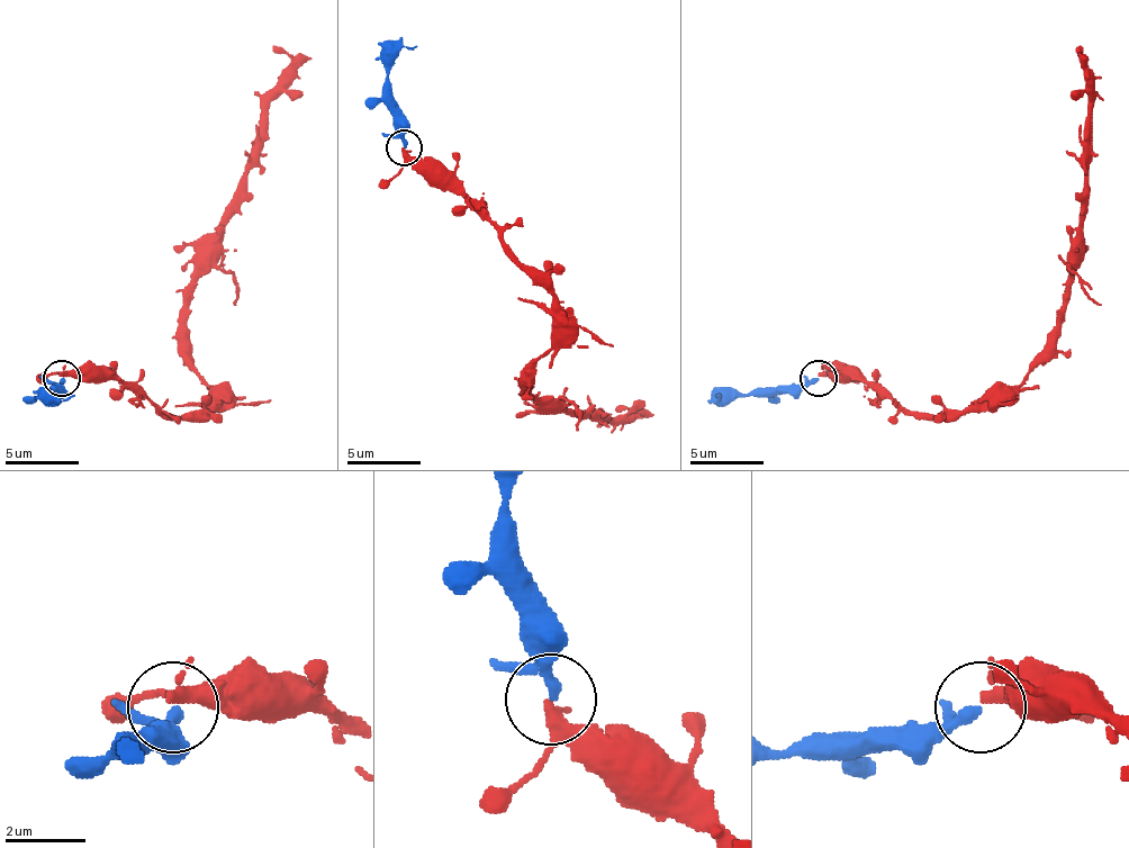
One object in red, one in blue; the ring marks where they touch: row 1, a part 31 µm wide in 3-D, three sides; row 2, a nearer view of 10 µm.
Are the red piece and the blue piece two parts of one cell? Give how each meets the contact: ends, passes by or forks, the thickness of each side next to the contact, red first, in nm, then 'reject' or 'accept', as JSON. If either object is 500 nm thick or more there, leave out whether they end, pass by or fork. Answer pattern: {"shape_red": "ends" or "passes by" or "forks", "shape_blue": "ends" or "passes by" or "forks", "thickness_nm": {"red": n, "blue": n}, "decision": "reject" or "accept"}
{"shape_red": "passes by", "shape_blue": "passes by", "thickness_nm": {"red": 280, "blue": 190}, "decision": "accept"}

